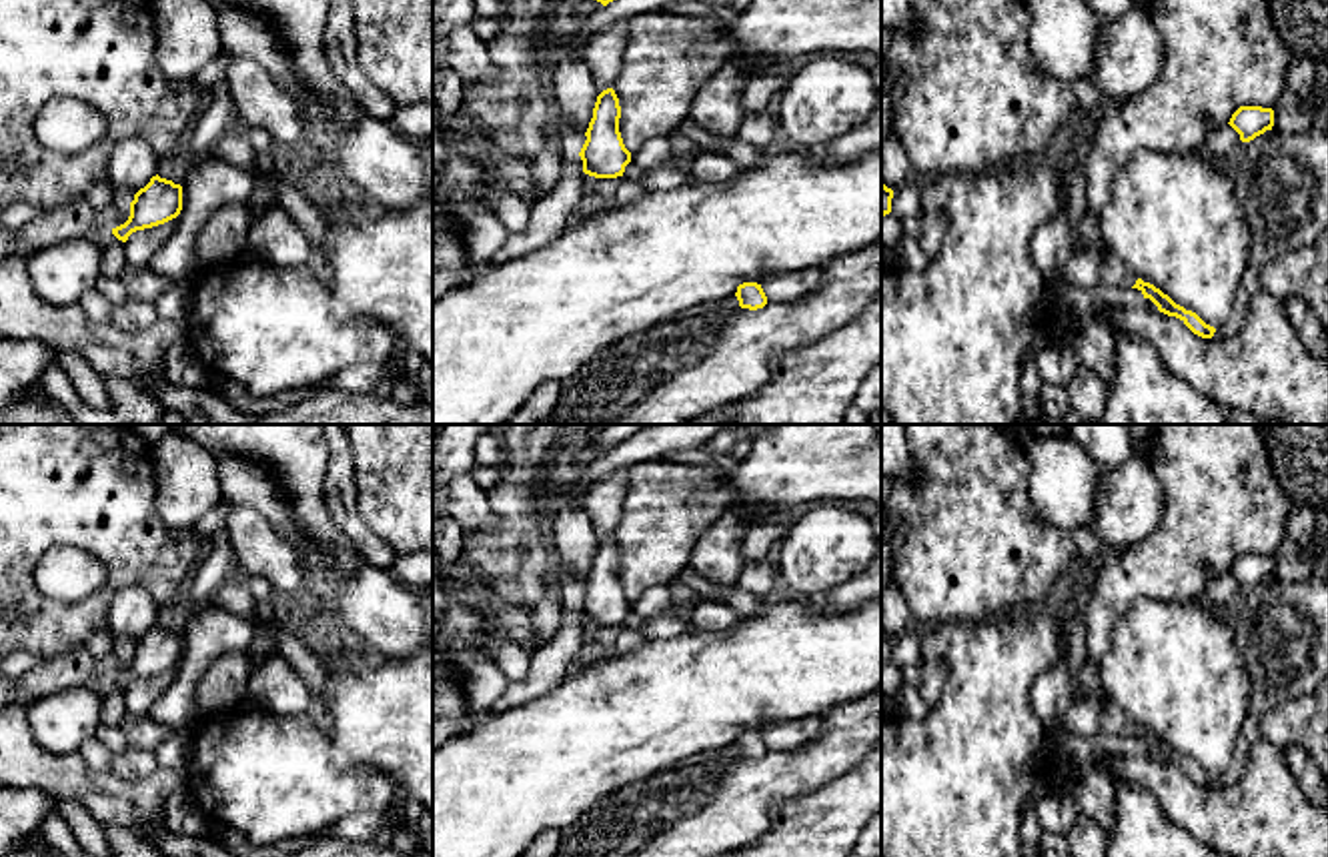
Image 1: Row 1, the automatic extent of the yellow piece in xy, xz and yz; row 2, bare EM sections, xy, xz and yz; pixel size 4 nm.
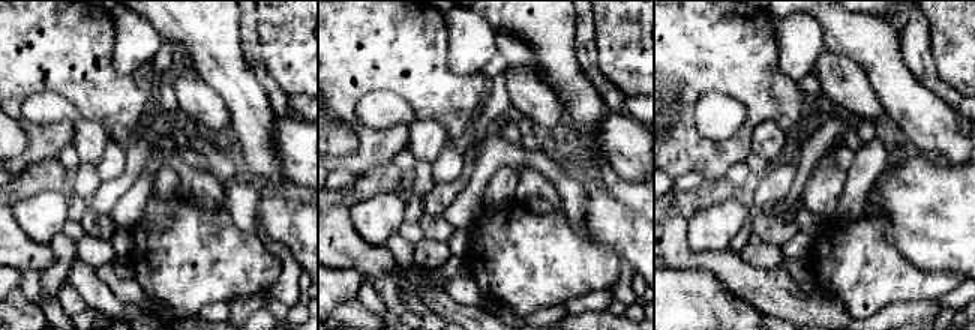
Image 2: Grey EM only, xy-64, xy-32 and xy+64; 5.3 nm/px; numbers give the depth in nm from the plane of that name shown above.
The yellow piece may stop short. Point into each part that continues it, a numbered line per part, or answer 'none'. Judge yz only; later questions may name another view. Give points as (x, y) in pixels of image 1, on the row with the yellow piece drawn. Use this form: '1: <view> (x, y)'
none

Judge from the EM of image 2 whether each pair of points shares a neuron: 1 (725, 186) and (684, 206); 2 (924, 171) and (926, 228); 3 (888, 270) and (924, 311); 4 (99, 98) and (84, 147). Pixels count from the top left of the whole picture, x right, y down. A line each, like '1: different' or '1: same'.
1: same
2: same
3: different
4: different

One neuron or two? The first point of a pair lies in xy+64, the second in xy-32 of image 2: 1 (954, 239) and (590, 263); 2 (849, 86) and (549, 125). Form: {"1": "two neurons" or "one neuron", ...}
{"1": "two neurons", "2": "one neuron"}

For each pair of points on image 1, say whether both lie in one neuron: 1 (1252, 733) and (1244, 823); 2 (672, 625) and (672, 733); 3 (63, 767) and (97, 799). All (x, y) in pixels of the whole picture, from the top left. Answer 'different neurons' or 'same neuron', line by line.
1: different neurons
2: different neurons
3: same neuron

